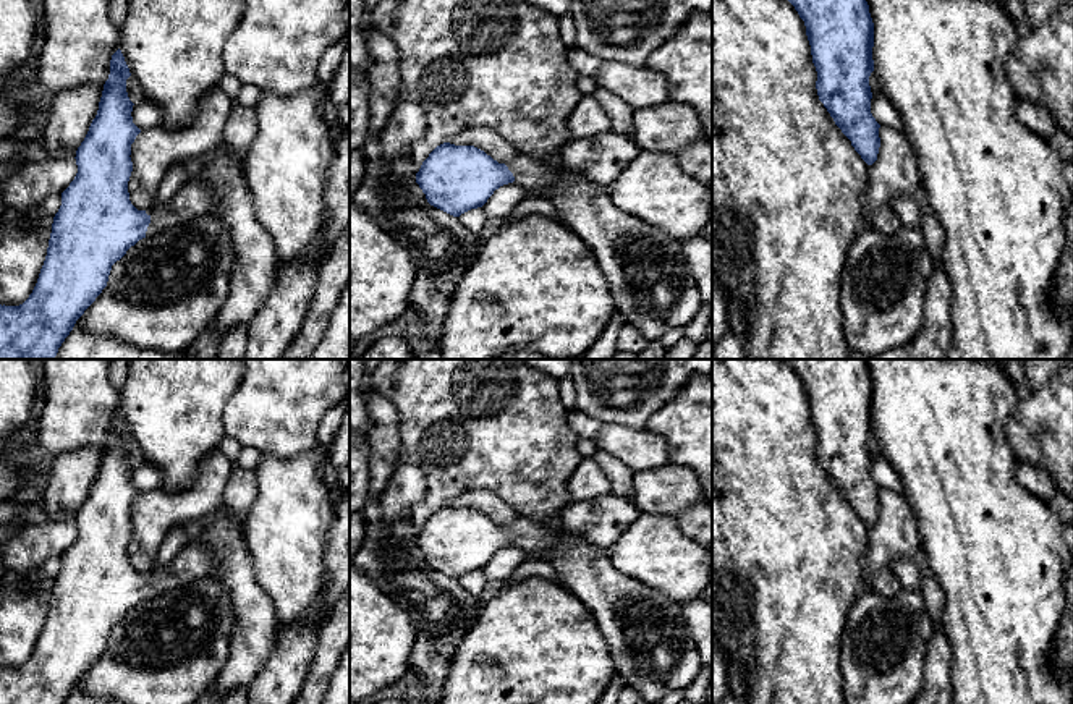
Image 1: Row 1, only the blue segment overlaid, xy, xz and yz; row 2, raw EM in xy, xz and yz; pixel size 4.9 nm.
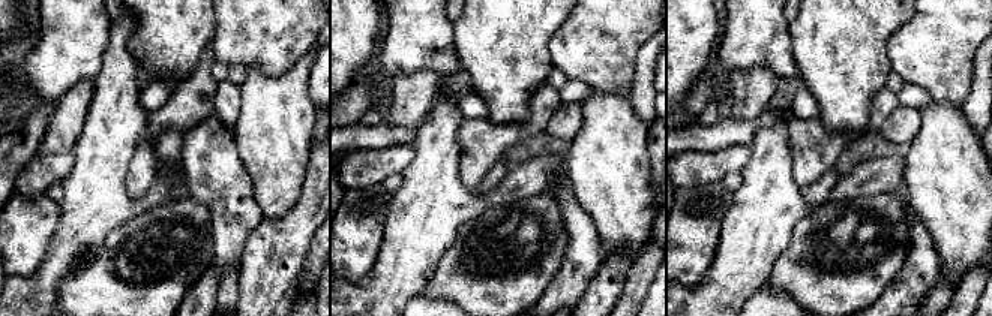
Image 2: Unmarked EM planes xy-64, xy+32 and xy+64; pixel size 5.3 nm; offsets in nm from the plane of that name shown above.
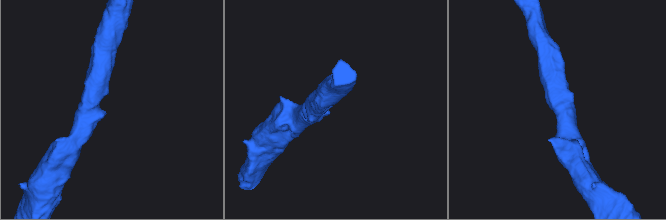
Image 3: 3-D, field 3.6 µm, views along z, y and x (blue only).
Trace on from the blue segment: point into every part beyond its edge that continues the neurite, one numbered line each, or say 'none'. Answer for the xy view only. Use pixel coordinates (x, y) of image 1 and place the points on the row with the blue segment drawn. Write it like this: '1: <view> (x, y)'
1: xy (195, 198)

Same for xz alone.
1: xz (534, 175)

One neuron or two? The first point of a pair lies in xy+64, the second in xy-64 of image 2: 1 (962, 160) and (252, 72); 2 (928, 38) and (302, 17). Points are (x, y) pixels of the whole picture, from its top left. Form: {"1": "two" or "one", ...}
{"1": "one", "2": "one"}

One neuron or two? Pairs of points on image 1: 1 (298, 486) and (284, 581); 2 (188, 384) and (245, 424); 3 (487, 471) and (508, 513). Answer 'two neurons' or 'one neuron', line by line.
1: one neuron
2: two neurons
3: two neurons

